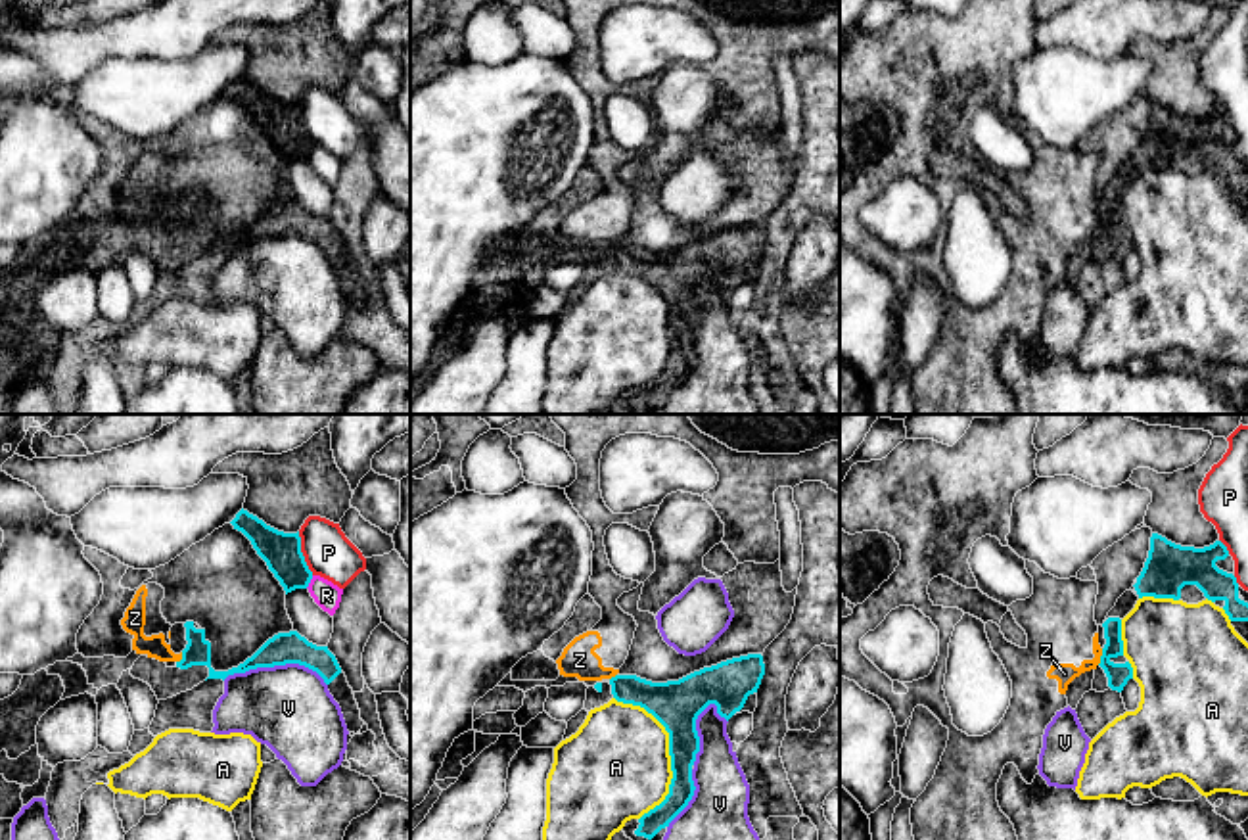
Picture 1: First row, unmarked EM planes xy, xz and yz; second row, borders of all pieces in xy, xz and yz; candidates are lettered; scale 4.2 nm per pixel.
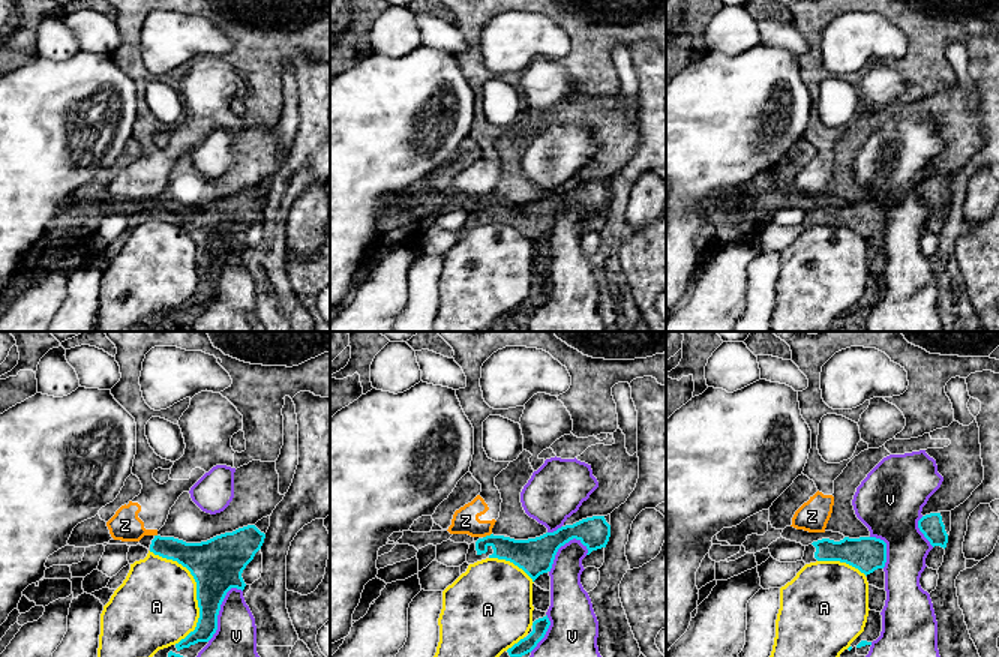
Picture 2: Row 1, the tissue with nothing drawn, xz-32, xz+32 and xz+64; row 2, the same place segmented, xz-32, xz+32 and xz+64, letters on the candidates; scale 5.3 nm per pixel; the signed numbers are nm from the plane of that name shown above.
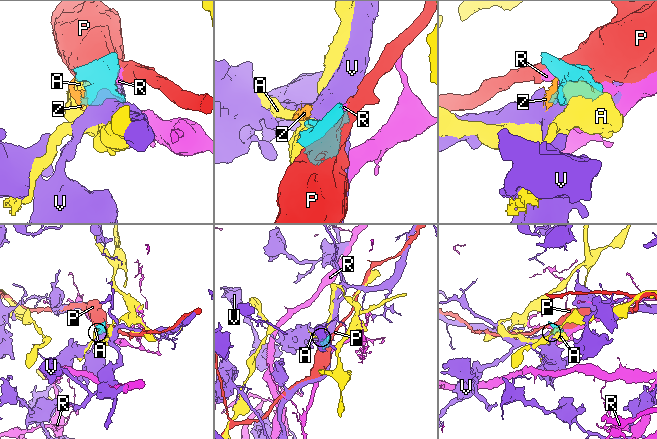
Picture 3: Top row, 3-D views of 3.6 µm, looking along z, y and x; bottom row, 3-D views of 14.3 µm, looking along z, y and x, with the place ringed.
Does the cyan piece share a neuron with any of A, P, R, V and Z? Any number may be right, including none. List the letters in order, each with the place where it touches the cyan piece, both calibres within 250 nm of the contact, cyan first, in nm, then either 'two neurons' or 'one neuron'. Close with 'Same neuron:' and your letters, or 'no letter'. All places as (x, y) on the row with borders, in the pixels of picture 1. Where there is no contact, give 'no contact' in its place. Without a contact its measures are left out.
A: contact xz (670, 750); calibres 200 and 460 nm; two neurons
P: contact xy (301, 553); calibres 160 and 200 nm; two neurons
R: contact xy (309, 582); calibres 160 and 110 nm; two neurons
V: contact xy (277, 664); calibres 130 and 360 nm; two neurons
Z: contact yz (1101, 656); calibres 100 and 90 nm; two neurons
Same neuron: no letter

